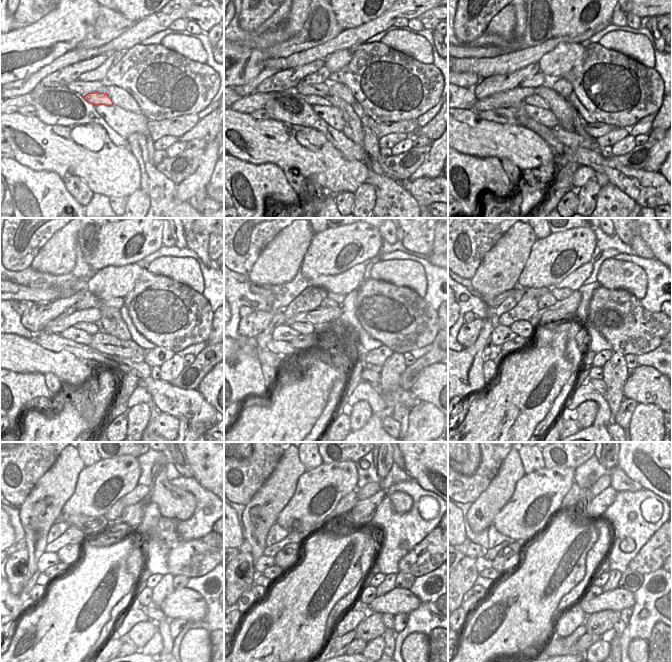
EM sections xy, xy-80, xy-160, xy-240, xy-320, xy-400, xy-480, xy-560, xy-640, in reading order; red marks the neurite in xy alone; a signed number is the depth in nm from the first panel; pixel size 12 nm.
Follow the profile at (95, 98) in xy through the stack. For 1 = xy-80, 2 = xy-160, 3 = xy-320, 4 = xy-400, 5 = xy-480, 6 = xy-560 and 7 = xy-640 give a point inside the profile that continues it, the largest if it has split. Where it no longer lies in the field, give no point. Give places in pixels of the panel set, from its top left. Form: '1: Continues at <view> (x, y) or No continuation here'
1: Continues at xy-80 (312, 100)
2: Continues at xy-160 (534, 100)
3: Continues at xy-320 (303, 328)
4: Continues at xy-400 (522, 328)
5: Continues at xy-480 (70, 554)
6: Continues at xy-560 (289, 555)
7: Continues at xy-640 (510, 555)

